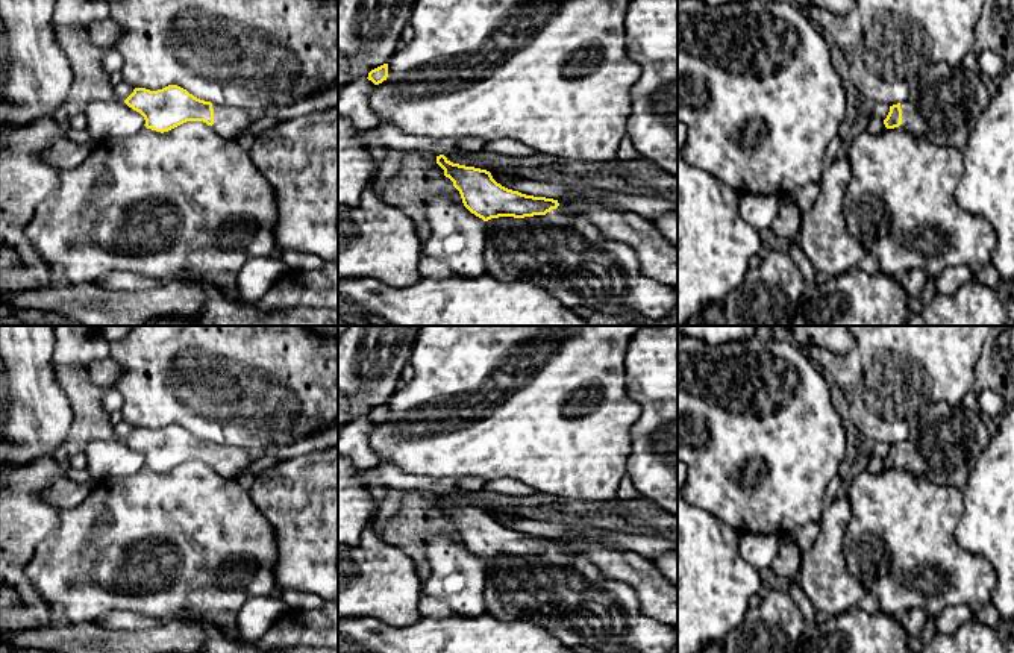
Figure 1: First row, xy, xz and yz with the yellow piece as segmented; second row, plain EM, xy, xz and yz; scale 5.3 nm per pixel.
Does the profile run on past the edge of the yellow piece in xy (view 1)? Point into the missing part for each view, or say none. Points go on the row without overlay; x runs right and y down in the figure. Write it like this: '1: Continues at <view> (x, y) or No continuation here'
1: Continues at xy (229, 462)

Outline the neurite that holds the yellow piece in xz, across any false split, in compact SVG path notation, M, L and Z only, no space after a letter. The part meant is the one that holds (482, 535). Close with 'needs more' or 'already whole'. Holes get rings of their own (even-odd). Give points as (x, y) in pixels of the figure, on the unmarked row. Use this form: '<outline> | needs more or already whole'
M444 494L437 495L437 503L459 530L464 545L485 561L484 600L488 614L503 621L532 621L579 651L673 653L678 644L673 626L643 615L631 586L603 579L591 561L558 539L508 529L490 511L453 503Z | needs more

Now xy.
M177 424L158 430L135 427L124 442L144 456L147 468L161 473L186 461L203 461L221 477L241 480L241 473L255 456L244 448L200 439Z | needs more

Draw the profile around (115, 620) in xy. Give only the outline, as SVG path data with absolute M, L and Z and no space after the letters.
M120 609L103 614L95 623L111 630L146 630L161 624L153 617Z

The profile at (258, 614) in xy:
M279 594L250 598L236 614L239 638L258 641L286 611Z

